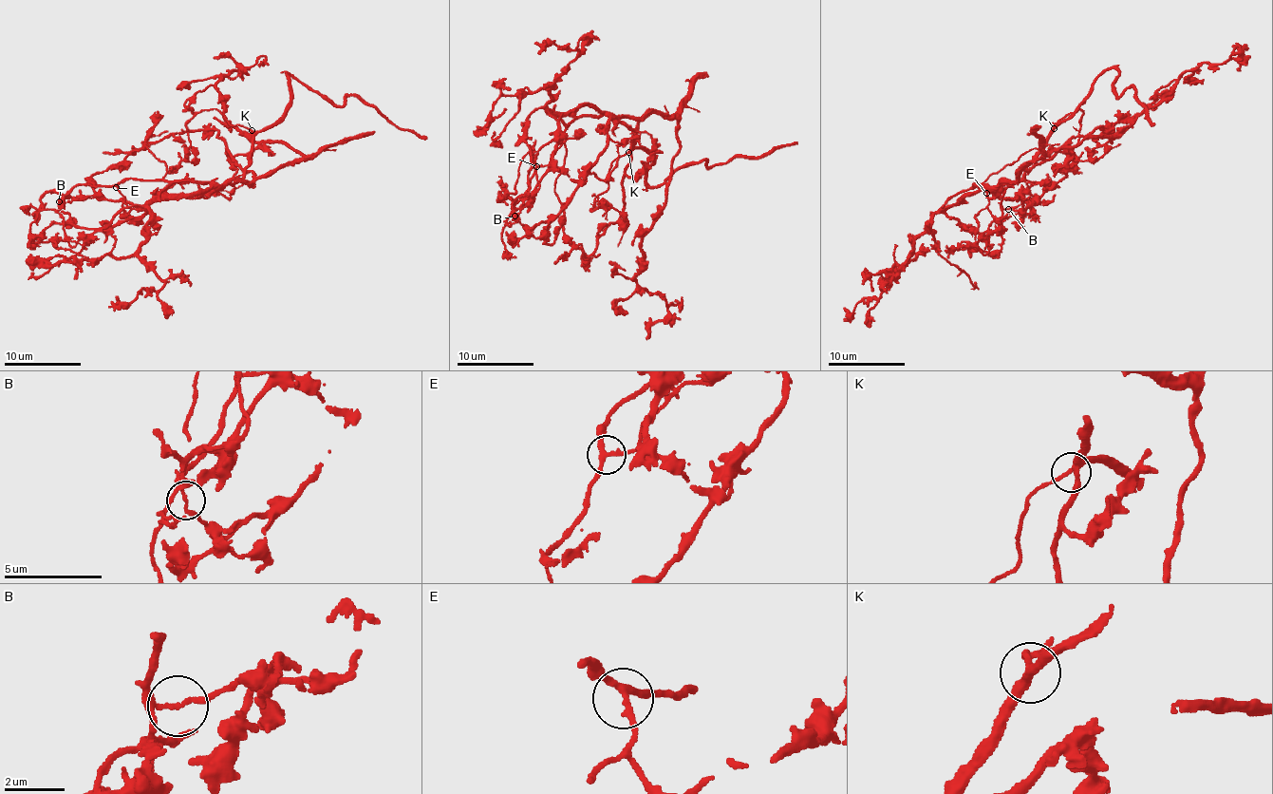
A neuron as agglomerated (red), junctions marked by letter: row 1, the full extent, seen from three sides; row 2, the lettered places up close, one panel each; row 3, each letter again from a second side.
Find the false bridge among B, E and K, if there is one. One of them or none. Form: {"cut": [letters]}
{"cut": ["B"]}

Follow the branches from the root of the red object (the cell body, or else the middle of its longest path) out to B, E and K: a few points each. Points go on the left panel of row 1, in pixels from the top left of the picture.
B: (264, 173), (250, 180), (227, 180), (224, 184), (138, 179), (126, 179), (117, 185), (79, 184), (60, 201)
E: (264, 173), (250, 180), (227, 180), (224, 184), (126, 179), (116, 187)
K: (264, 173), (259, 177), (248, 168), (252, 130)

